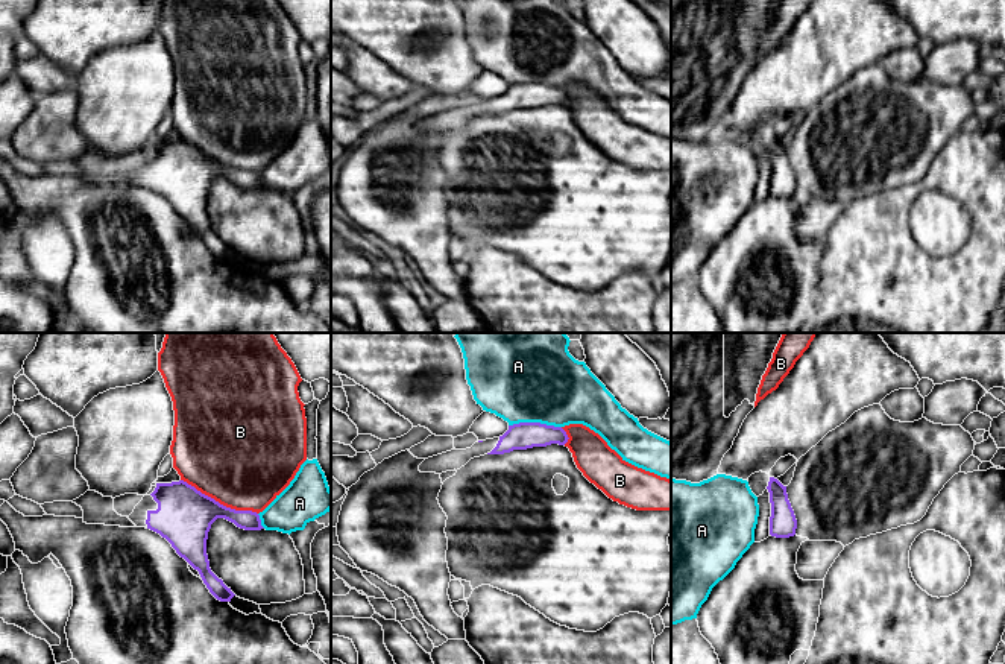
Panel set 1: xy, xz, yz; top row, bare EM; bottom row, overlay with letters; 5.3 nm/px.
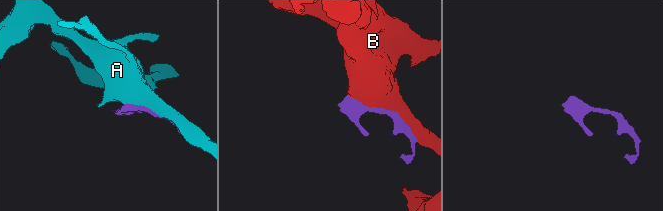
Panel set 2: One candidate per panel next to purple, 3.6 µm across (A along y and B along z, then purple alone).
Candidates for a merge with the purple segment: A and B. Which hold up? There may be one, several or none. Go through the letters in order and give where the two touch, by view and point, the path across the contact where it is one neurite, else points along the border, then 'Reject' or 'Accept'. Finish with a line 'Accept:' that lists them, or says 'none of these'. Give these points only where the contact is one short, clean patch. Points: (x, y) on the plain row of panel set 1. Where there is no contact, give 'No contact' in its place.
A: Touches purple at xz (535, 82). Reject
B: Touches purple at xy (217, 161). Reject
Accept: none of these

